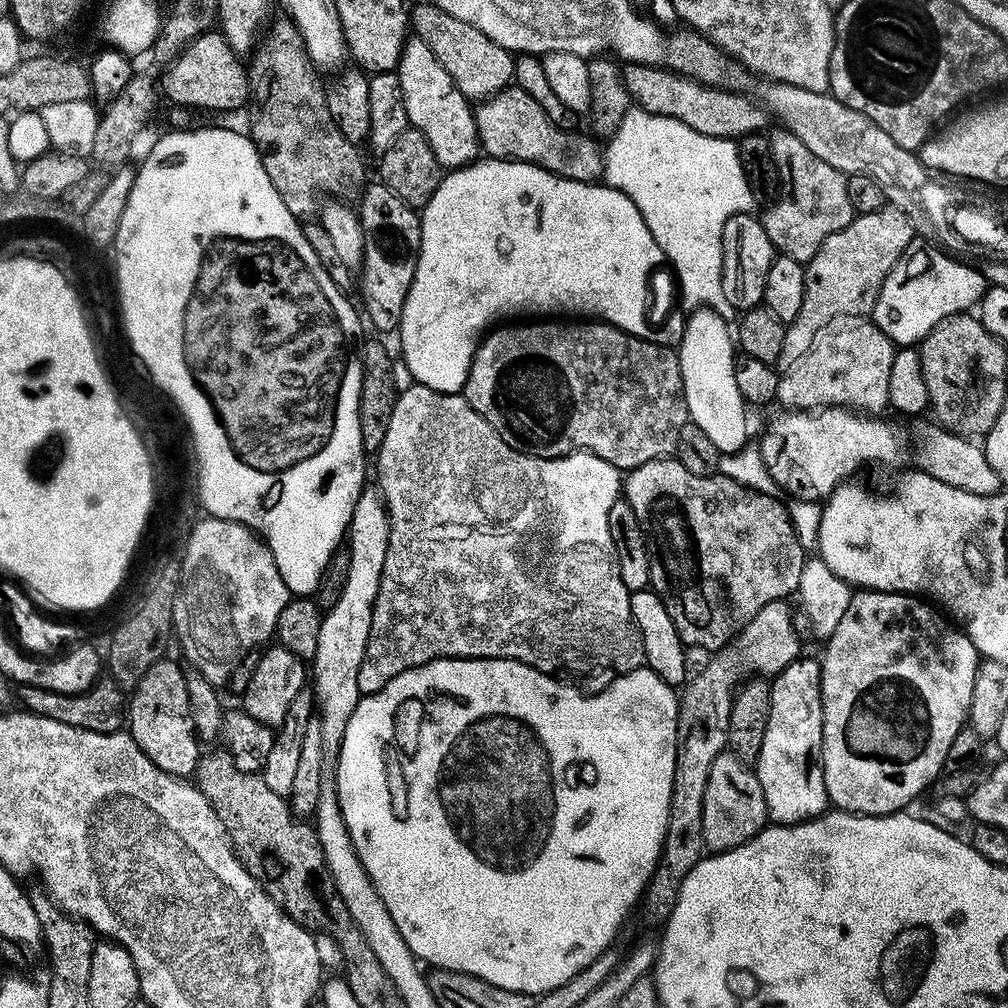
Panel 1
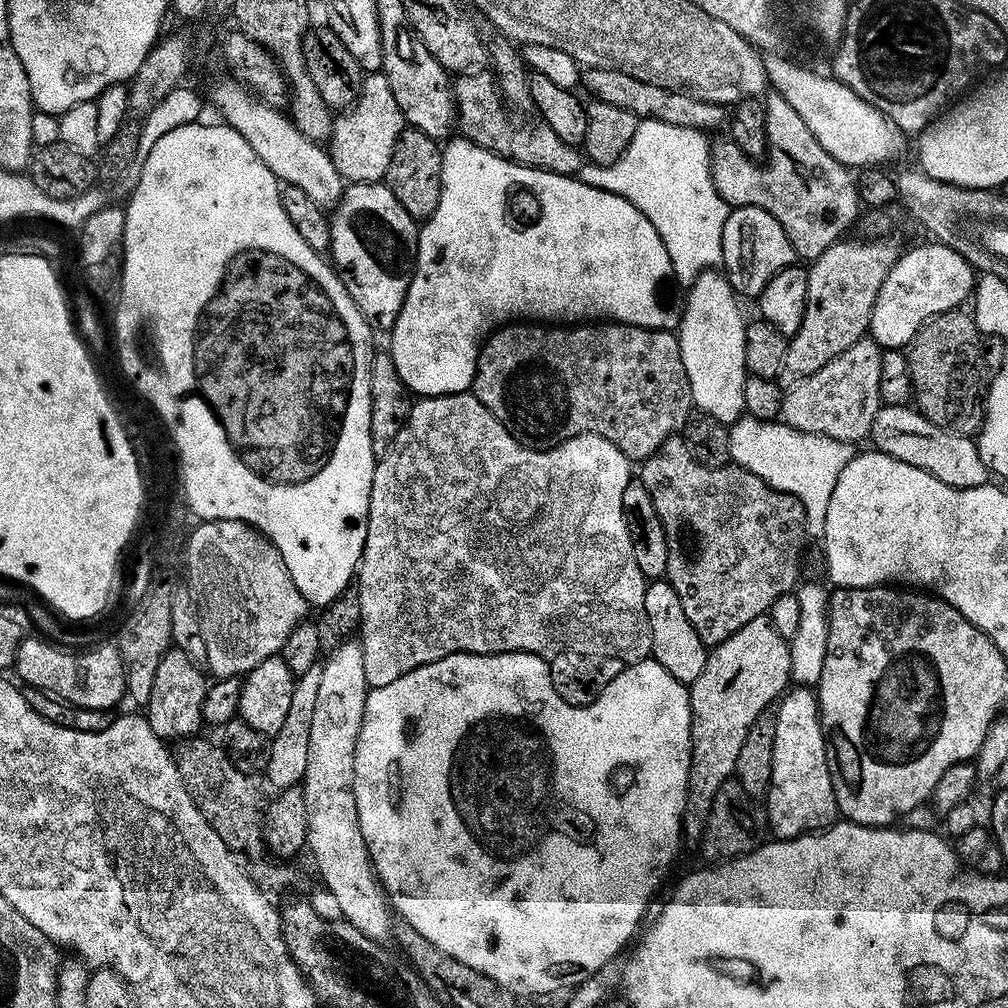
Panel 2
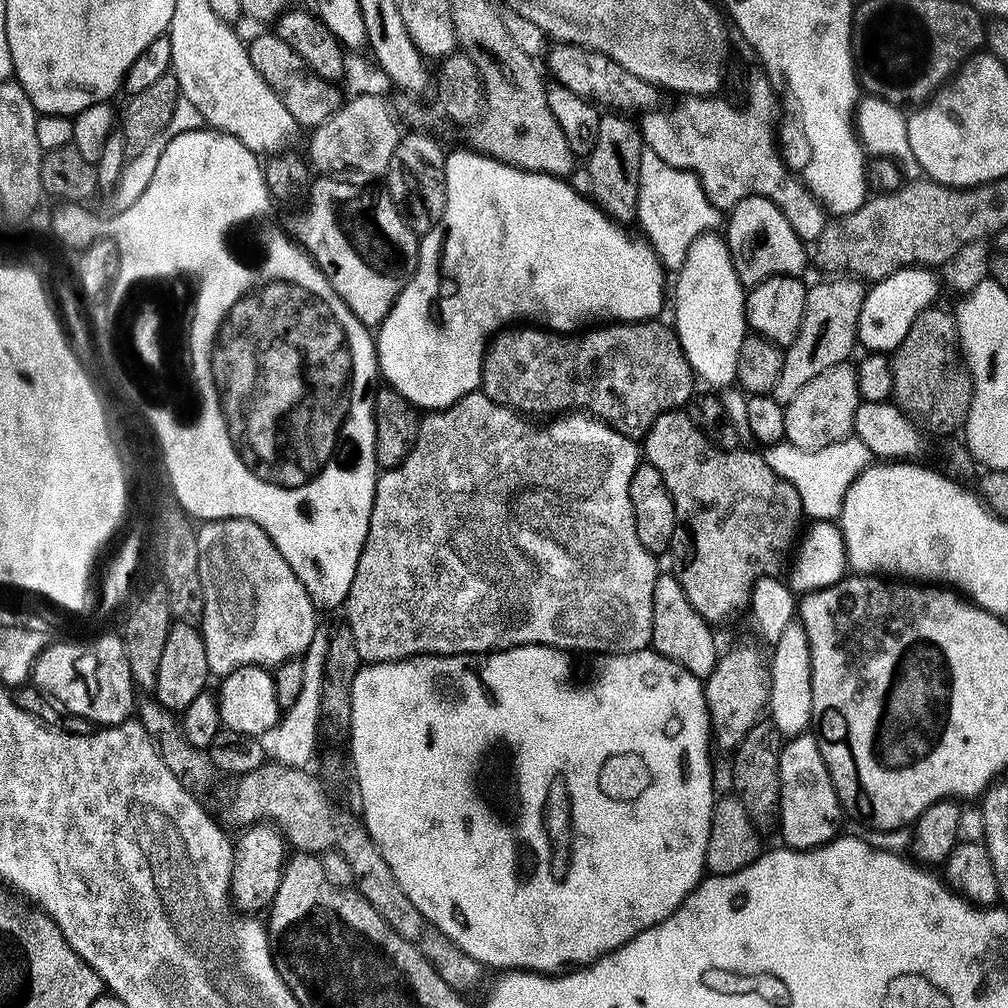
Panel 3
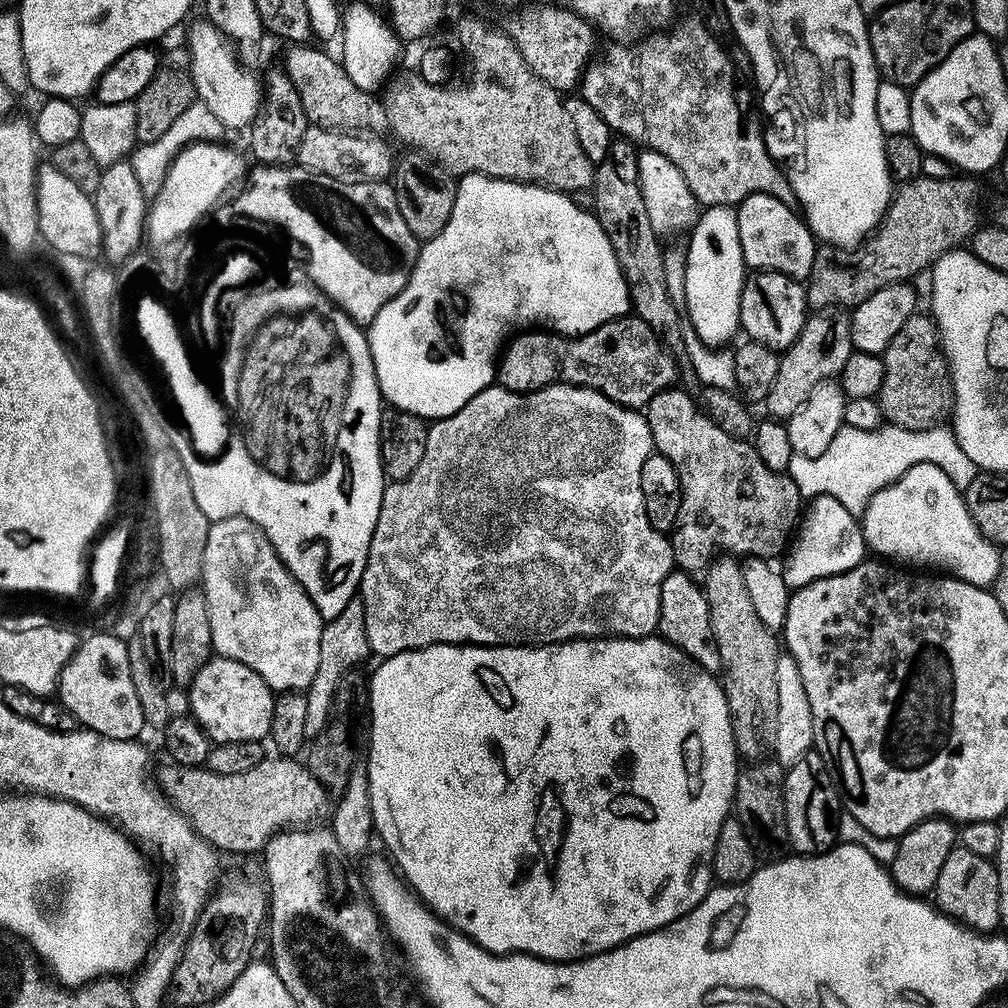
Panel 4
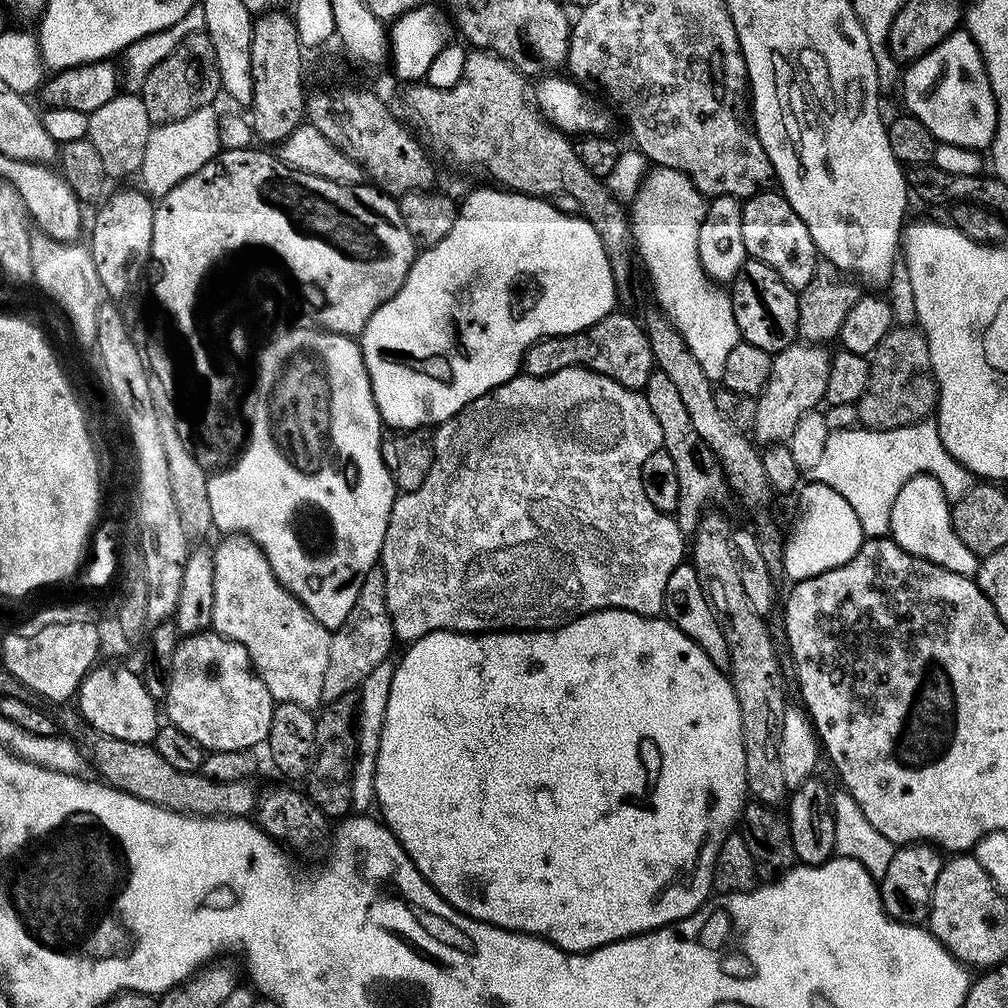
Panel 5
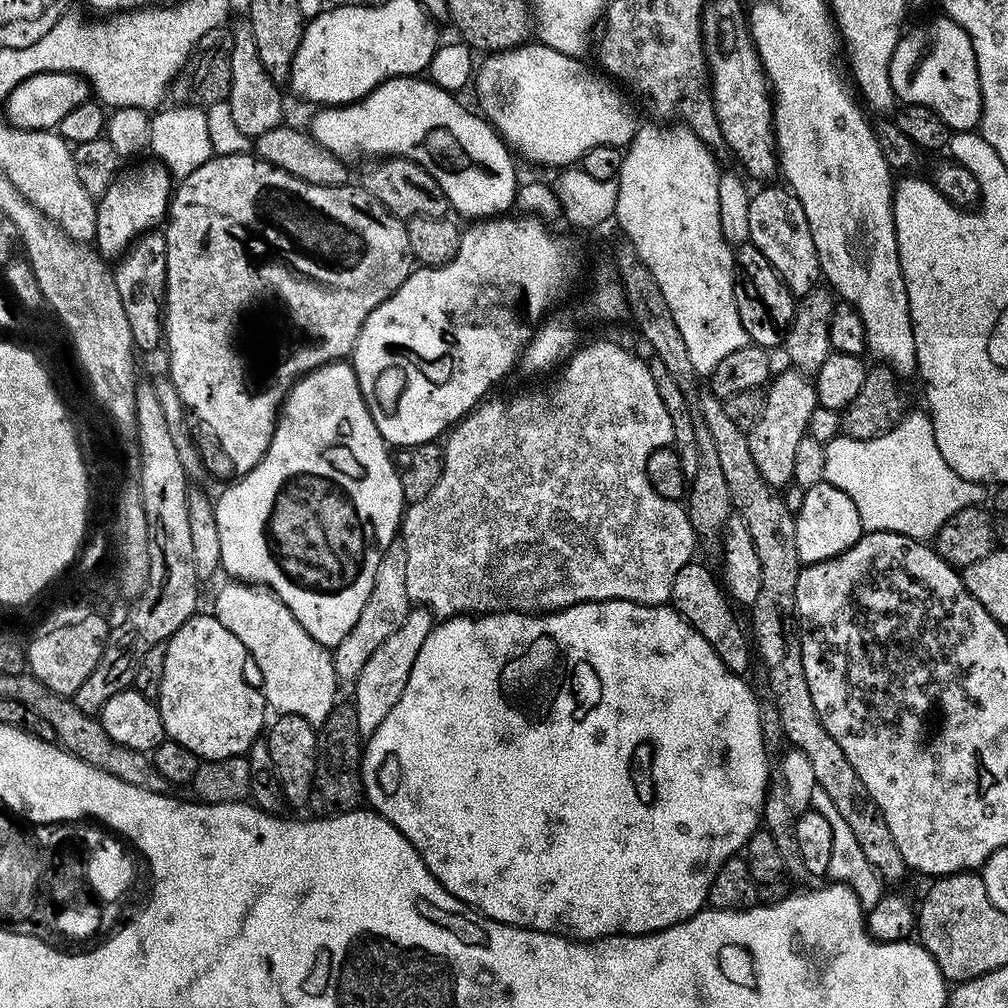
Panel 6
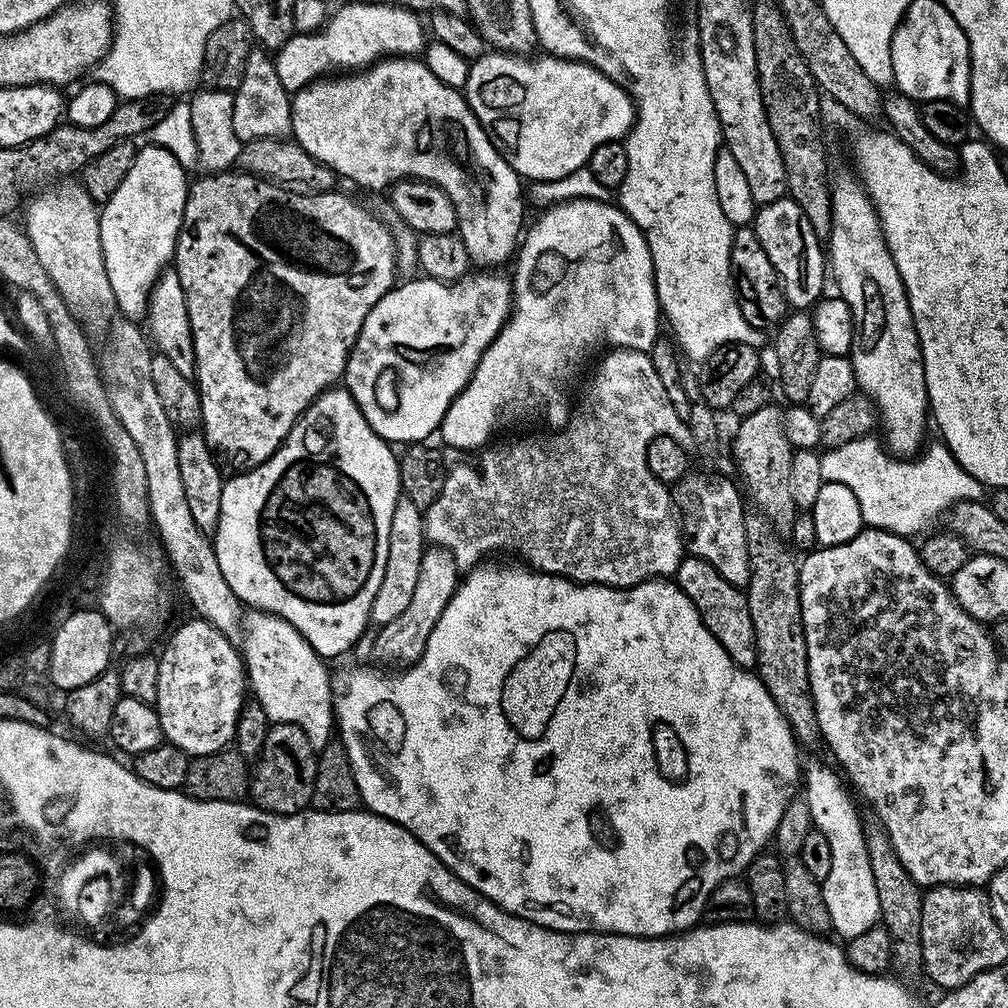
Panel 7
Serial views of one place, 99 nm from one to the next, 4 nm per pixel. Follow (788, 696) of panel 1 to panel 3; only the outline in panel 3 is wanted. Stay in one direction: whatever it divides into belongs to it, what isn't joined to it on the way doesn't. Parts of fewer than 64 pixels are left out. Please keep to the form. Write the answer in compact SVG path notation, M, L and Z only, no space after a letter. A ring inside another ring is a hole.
M812 734L791 737L780 753L780 819L778 836L789 848L821 848L835 840L840 828L842 809L832 785L819 739ZM840 828L840 829L839 829Z

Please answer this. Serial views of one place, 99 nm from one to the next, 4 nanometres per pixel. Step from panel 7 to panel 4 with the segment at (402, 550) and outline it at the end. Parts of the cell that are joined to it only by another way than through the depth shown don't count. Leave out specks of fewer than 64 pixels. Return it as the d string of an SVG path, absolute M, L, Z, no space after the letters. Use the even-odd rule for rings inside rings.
M353 598L346 606L346 610L342 610L342 614L327 621L322 630L322 650L318 650L318 674L314 674L314 682L305 693L307 698L306 732L310 738L315 738L328 723L337 693L345 683L344 675L355 664L362 663L367 656L370 656L370 649L366 638L364 604L358 598Z

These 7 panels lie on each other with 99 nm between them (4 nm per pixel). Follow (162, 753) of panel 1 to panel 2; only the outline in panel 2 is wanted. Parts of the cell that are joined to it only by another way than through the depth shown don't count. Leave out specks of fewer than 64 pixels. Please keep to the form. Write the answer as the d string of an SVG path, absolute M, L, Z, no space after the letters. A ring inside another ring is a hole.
M175 646L158 662L158 674L154 674L154 690L144 706L148 724L156 736L163 740L179 740L195 735L201 728L201 704L206 691L205 675ZM200 727L200 728L199 728ZM172 738L172 739L170 739Z

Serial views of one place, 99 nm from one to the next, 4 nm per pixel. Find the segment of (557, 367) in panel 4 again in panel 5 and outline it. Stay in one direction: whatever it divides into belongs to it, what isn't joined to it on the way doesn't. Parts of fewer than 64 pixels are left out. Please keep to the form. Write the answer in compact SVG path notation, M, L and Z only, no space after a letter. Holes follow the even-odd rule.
M613 310L606 318L602 318L597 324L581 332L548 338L552 344L572 344L572 340L576 340L576 360L584 360L582 368L592 368L622 382L627 388L640 390L650 378L656 359L643 323L620 311Z

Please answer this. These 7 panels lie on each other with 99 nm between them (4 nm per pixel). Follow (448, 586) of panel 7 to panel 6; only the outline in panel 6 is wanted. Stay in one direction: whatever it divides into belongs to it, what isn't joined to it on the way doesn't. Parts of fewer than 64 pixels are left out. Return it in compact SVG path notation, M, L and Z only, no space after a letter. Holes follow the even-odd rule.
M423 606L413 607L407 614L407 620L386 638L377 650L370 654L369 661L359 671L358 678L352 682L354 698L352 705L358 714L358 730L362 738L372 736L374 730L385 721L386 715L393 710L402 691L409 681L410 670L417 661L418 652L423 642L429 637L434 627L434 617Z

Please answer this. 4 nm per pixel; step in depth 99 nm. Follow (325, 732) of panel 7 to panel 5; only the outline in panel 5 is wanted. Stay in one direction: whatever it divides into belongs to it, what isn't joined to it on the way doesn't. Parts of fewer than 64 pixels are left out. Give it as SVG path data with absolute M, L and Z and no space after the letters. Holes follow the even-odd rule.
M228 534L220 545L215 545L214 560L214 618L212 628L220 635L237 640L246 646L252 667L264 679L273 701L294 702L313 710L322 704L322 682L326 679L326 662L330 662L332 632L309 614L298 597L286 591L272 573L266 554L253 540L240 534Z

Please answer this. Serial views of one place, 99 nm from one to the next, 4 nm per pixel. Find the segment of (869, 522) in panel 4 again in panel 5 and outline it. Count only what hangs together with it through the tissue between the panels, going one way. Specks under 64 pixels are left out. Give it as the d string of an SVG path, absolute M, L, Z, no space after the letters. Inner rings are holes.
M927 474L915 476L902 488L898 498L894 500L888 523L891 539L911 556L929 560L946 570L954 570L954 574L975 577L978 557L967 548L955 532L951 514L950 501L944 495L939 482Z

